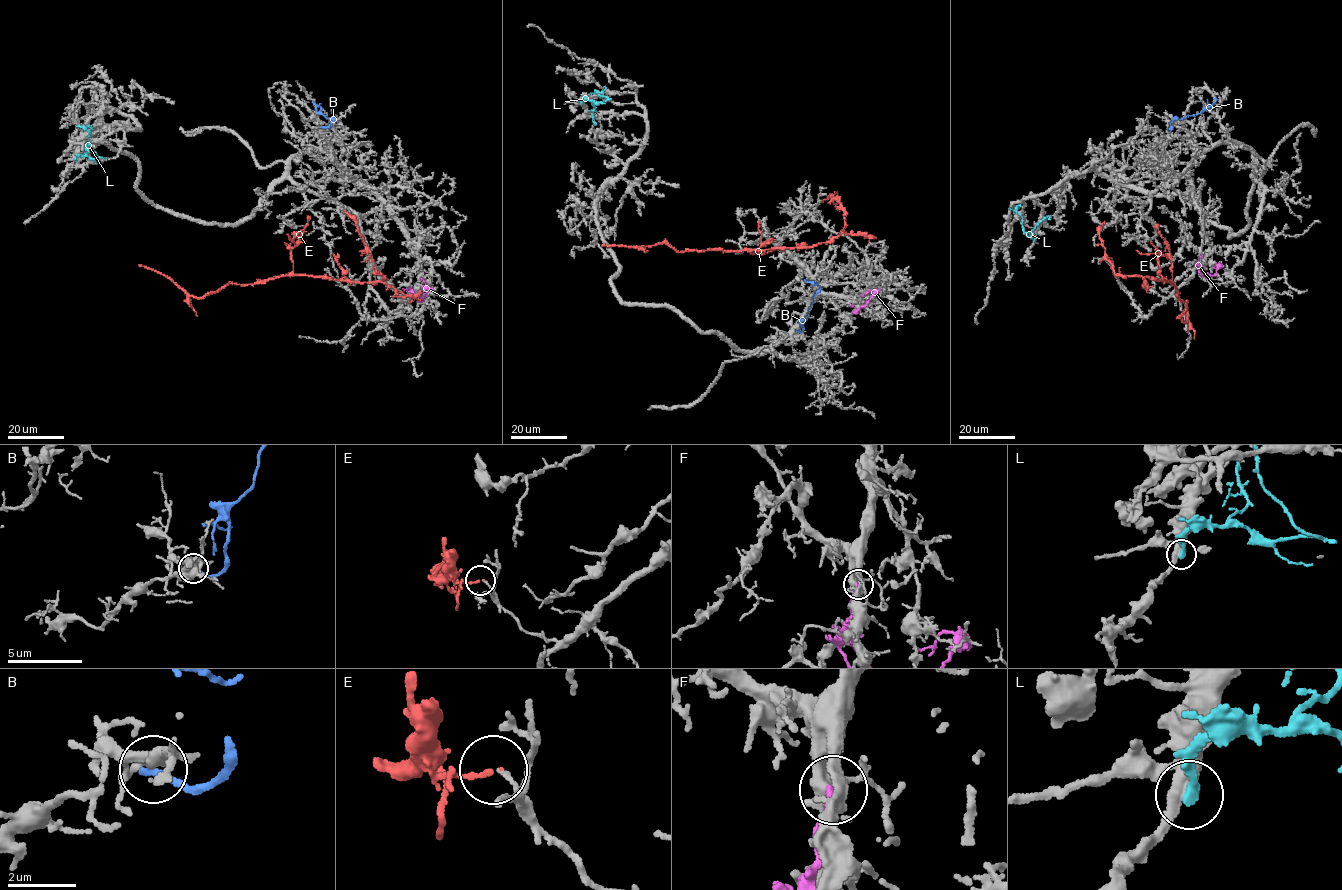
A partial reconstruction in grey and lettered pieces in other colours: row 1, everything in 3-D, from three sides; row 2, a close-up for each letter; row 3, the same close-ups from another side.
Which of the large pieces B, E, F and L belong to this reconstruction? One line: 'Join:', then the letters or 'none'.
Join: none

